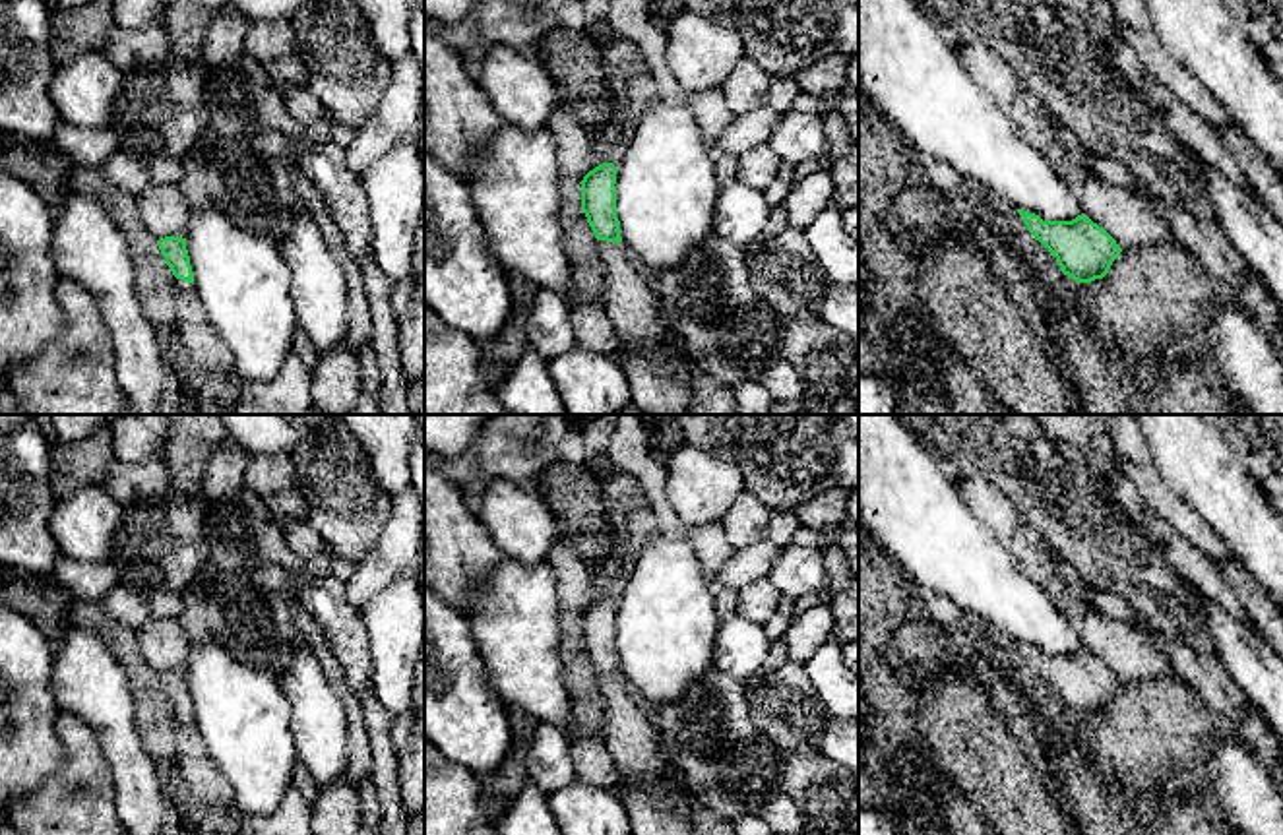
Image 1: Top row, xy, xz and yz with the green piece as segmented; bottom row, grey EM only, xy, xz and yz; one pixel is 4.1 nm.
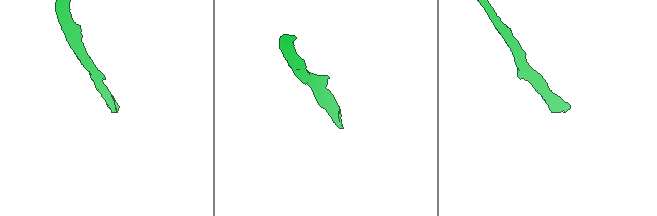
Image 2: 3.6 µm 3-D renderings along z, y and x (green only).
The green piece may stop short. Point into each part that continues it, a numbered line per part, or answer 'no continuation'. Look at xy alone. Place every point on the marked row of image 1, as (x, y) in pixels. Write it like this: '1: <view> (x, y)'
1: xy (200, 341)

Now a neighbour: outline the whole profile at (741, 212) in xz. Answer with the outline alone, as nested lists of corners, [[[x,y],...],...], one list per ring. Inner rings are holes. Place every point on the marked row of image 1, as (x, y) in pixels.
[[[733,176],[721,182],[713,232],[736,248],[748,250],[762,234],[769,209],[764,190],[746,186]]]

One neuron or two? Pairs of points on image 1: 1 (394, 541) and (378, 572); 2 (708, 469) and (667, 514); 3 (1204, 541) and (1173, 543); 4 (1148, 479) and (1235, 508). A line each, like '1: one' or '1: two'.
1: one
2: two
3: two
4: two

